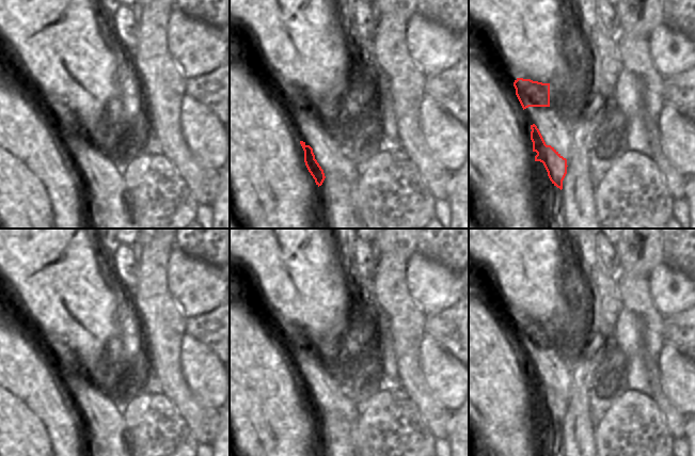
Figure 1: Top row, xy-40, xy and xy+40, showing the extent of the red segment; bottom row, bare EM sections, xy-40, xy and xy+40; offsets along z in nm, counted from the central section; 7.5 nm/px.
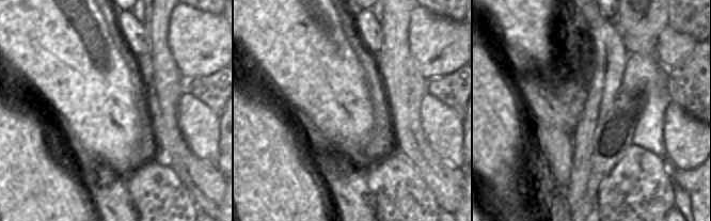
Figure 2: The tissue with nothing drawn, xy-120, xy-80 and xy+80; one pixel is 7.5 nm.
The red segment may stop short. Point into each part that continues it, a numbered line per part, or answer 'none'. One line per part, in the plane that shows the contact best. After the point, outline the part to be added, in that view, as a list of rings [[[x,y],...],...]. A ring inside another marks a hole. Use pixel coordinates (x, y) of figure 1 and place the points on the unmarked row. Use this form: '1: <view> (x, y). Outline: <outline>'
1: xy+40 (555, 372). Outline: [[[528,346],[524,348],[524,353],[530,364],[535,363],[539,368],[547,384],[551,384],[560,395],[567,398],[569,404],[569,392],[571,390],[571,365],[559,359],[550,346]]]

